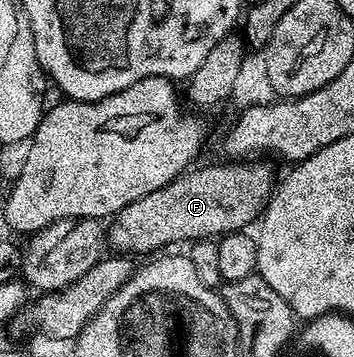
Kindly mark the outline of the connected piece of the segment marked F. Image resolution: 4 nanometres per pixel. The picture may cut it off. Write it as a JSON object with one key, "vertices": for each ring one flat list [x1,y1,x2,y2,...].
{"vertices":[[220,160,217,166,204,166,201,170,189,169,174,179,170,184,158,188,158,192,150,192,150,196,142,196,142,200,134,200,126,204,111,219,106,230,106,242,113,251,124,256,137,256,172,248,175,242,191,243,201,238,215,239,217,236,235,234,255,223,264,213,268,199,272,197,274,178,272,170,264,160]]}

